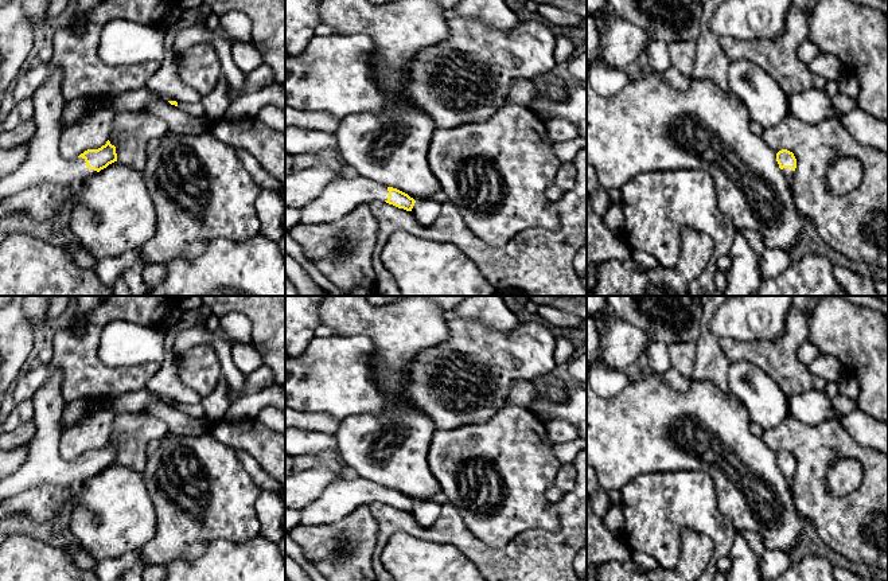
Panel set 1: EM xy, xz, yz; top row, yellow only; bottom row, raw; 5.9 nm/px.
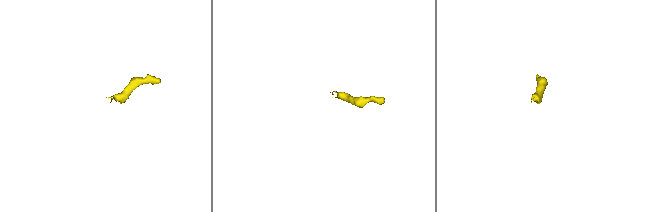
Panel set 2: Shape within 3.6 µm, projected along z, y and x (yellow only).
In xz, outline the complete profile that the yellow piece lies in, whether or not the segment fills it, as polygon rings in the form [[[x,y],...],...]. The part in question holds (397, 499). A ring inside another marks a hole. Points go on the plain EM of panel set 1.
[[[359,476],[336,479],[319,498],[300,510],[300,523],[308,526],[334,523],[371,502],[382,502],[406,512],[412,512],[416,504],[408,495]]]

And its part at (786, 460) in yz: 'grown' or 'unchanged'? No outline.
grown

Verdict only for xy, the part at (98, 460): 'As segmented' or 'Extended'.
Extended

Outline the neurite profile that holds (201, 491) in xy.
[[[209,432],[194,436],[167,433],[157,449],[148,453],[141,479],[155,508],[156,533],[137,550],[140,568],[195,559],[207,542],[223,539],[241,543],[260,535],[256,503],[262,490],[245,469],[235,449]]]

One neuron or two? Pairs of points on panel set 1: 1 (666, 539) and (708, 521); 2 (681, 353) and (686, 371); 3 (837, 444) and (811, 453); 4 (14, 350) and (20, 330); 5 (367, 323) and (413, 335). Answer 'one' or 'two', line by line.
1: one
2: one
3: one
4: one
5: one

